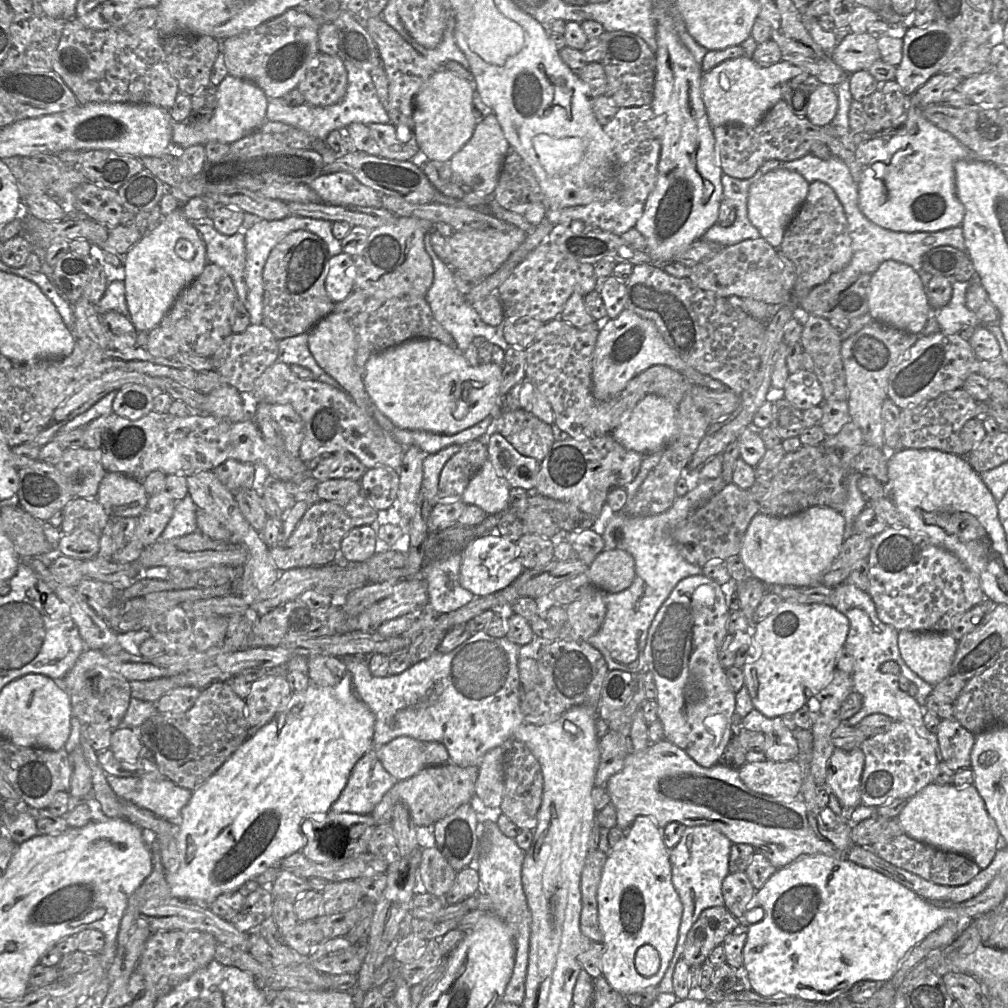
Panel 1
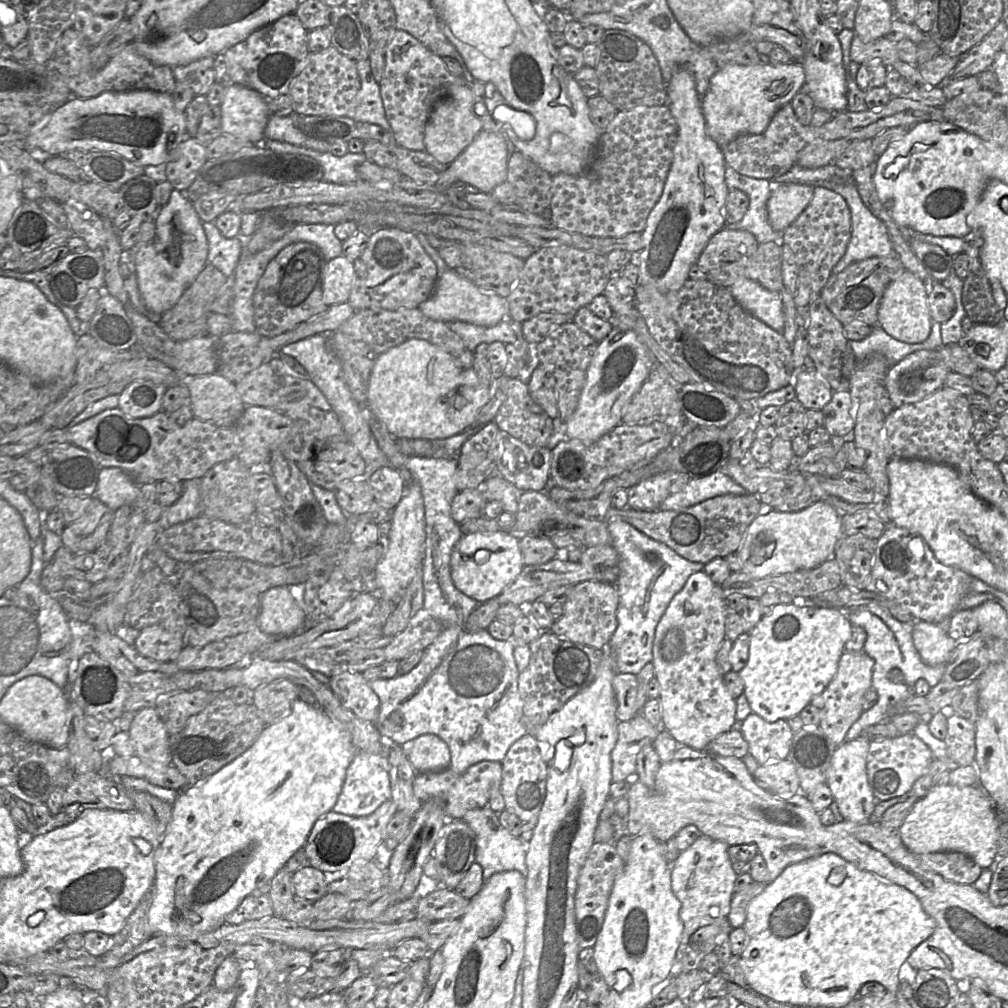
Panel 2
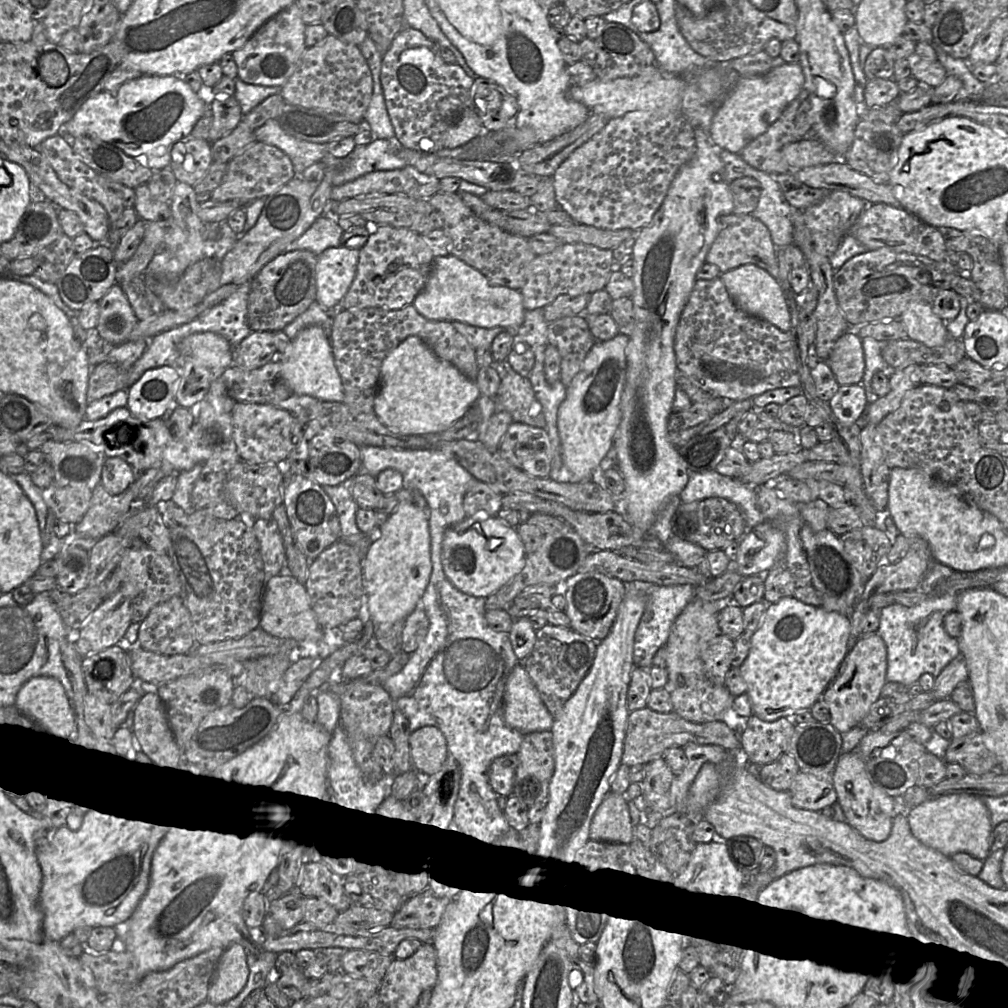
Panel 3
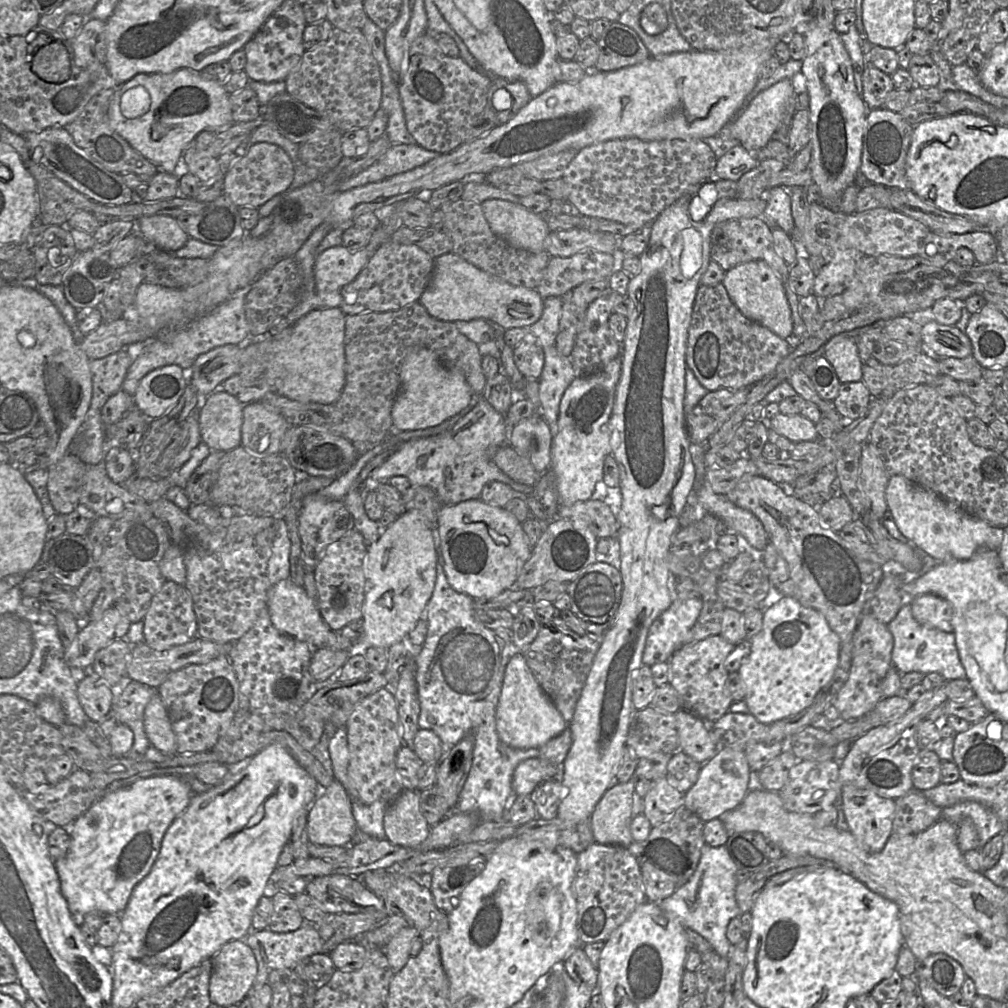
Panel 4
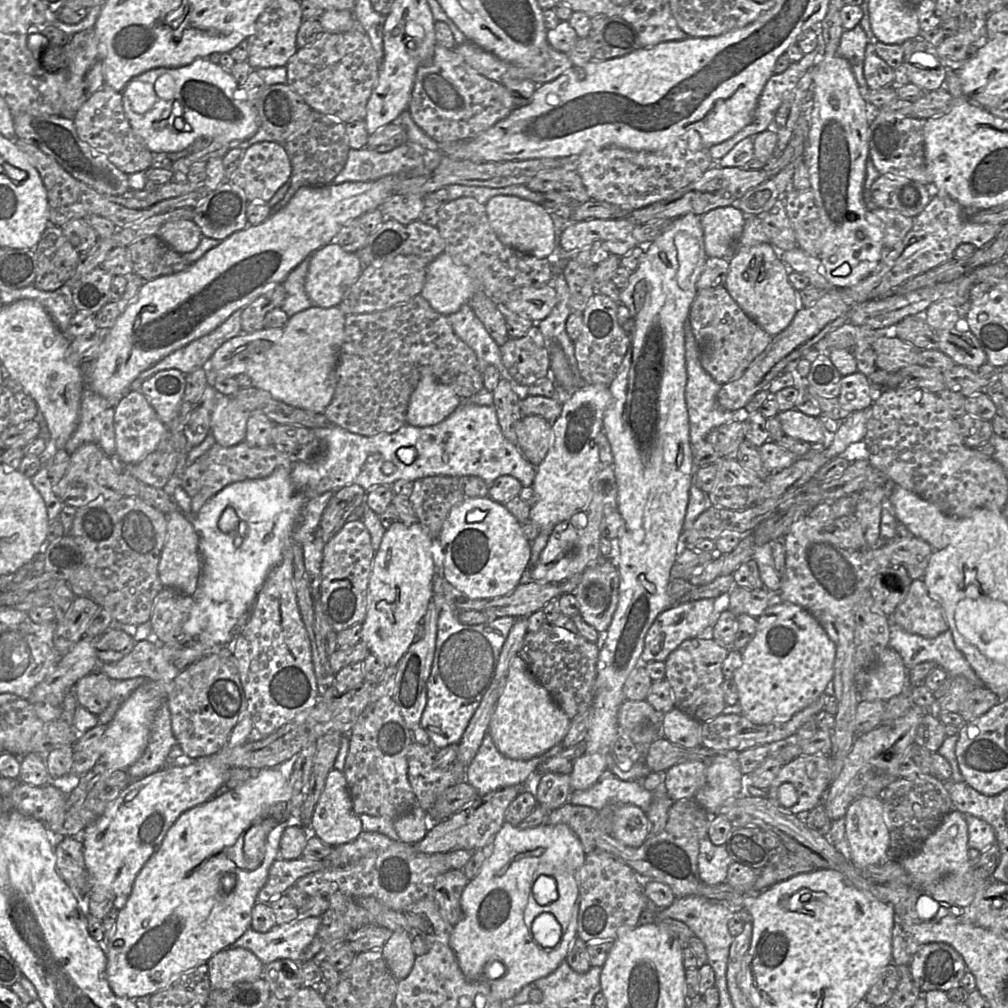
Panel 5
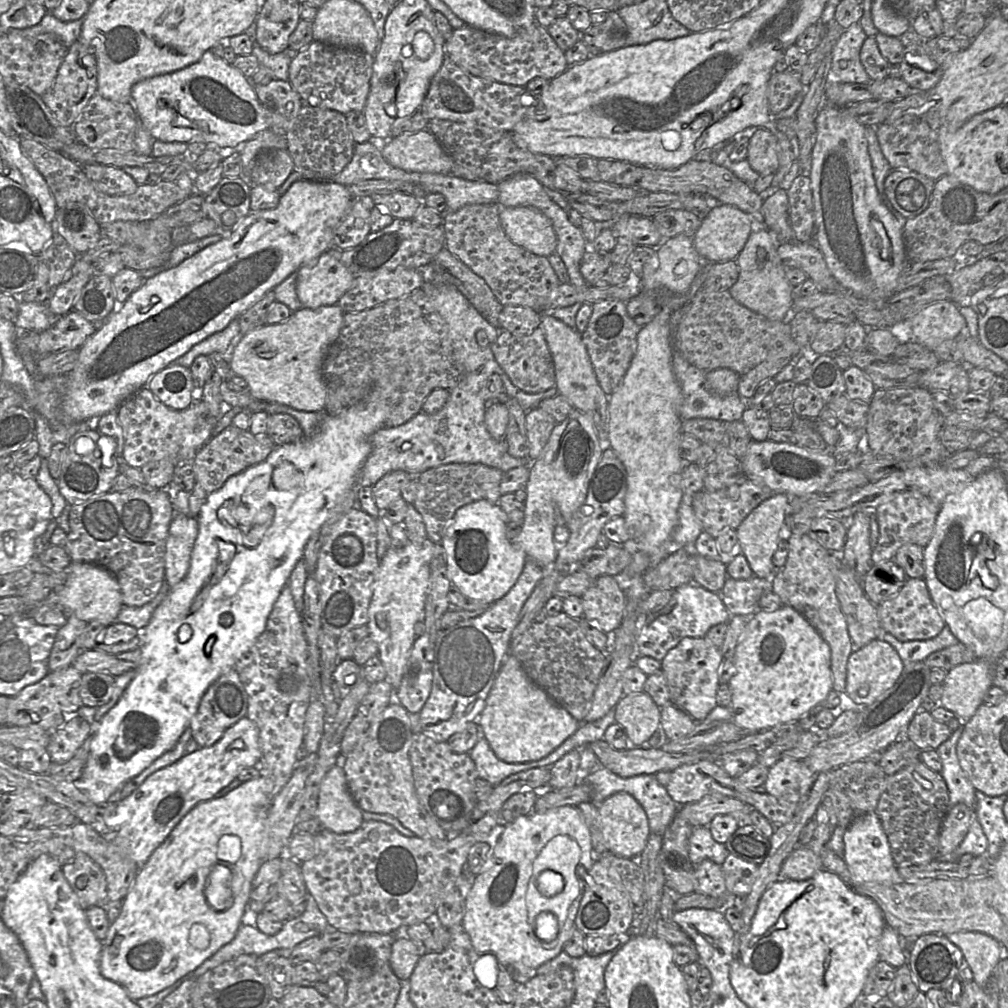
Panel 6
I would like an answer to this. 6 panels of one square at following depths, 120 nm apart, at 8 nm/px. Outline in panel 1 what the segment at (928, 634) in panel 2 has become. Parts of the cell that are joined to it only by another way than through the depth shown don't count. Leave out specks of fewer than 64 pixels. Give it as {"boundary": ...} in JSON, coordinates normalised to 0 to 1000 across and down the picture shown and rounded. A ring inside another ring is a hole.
{"boundary":[[[894,625],[893,649],[900,661],[928,681],[943,670],[950,636],[942,628]]]}

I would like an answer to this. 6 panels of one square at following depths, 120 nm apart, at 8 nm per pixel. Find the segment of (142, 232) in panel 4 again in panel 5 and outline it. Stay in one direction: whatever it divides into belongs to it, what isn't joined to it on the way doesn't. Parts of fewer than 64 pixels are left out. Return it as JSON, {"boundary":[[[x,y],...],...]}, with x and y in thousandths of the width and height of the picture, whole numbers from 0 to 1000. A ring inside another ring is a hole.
{"boundary":[[[190,218],[166,220],[160,224],[156,234],[179,252],[193,248],[201,235],[199,227]]]}

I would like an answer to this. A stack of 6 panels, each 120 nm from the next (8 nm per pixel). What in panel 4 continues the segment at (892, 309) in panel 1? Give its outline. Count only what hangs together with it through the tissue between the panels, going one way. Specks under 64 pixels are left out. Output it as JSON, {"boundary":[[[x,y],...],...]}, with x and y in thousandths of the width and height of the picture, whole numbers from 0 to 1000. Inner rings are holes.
{"boundary":[[[921,316],[915,321],[914,335],[918,346],[929,354],[957,355],[964,352],[961,334],[947,322]]]}

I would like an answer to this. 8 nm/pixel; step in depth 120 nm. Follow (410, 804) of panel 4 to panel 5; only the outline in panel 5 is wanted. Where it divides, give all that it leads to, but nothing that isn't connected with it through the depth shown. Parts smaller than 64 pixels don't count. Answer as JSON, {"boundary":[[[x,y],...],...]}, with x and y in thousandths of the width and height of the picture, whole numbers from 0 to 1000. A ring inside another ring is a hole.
{"boundary":[[[415,797],[403,808],[390,813],[397,834],[412,837],[422,831],[429,819],[425,806]]]}

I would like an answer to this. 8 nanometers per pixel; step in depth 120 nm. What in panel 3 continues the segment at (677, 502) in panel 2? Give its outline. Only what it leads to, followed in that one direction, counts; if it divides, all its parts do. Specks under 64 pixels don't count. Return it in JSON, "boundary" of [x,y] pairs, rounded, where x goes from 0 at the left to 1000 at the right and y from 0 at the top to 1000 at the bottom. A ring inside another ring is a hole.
{"boundary":[[[705,466],[699,469],[685,469],[684,477],[674,493],[680,500],[706,493],[723,496],[734,504],[741,527],[760,516],[752,501],[751,483],[753,482],[742,481],[734,475]]]}

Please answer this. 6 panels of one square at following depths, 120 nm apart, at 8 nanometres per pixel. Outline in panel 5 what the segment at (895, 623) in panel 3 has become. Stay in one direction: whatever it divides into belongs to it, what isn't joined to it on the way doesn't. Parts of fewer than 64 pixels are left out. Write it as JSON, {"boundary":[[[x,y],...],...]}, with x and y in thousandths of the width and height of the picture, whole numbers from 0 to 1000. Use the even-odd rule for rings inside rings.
{"boundary":[[[883,615],[882,641],[895,652],[898,662],[902,665],[915,657],[927,657],[930,662],[937,664],[941,672],[955,671],[966,682],[977,682],[975,677],[963,663],[957,651],[949,644],[942,624],[928,633],[918,633],[898,626],[895,622]]]}

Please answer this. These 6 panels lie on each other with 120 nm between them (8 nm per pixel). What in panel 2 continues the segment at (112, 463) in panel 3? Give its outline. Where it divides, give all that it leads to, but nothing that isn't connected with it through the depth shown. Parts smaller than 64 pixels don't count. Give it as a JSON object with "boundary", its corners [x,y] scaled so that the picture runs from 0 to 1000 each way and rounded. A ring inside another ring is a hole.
{"boundary":[[[101,463],[92,493],[98,495],[112,507],[123,501],[130,501],[139,490],[135,480],[121,465]]]}

